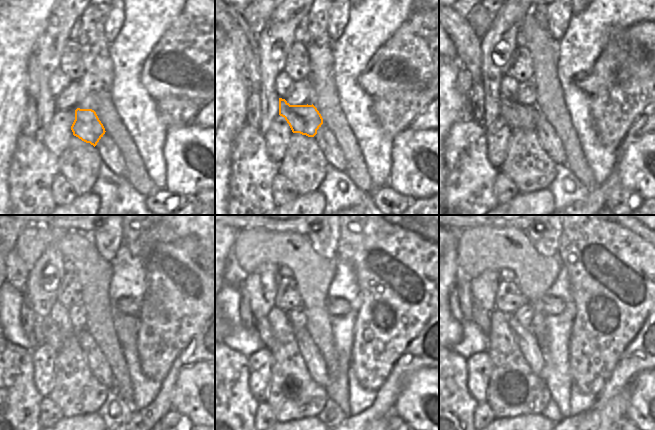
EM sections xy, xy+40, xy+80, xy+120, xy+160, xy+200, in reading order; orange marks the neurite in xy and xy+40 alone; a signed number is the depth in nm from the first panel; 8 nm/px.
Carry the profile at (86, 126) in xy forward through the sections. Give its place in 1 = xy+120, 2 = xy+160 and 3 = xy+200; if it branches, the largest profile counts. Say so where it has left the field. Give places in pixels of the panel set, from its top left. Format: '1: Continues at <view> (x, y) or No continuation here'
1: Continues at xy+120 (53, 336)
2: Continues at xy+160 (262, 325)
3: Continues at xy+200 (480, 316)

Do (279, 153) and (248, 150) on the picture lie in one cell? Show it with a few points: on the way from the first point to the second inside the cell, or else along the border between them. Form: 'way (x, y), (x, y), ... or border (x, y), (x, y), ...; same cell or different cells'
border (262, 135), (267, 153), (278, 163); different cells

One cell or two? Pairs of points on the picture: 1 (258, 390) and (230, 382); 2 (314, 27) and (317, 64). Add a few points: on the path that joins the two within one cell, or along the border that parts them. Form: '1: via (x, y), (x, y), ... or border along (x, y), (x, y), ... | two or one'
1: border along (248, 363), (248, 387), (259, 402) | two
2: via (319, 36), (322, 45), (320, 55) | one

